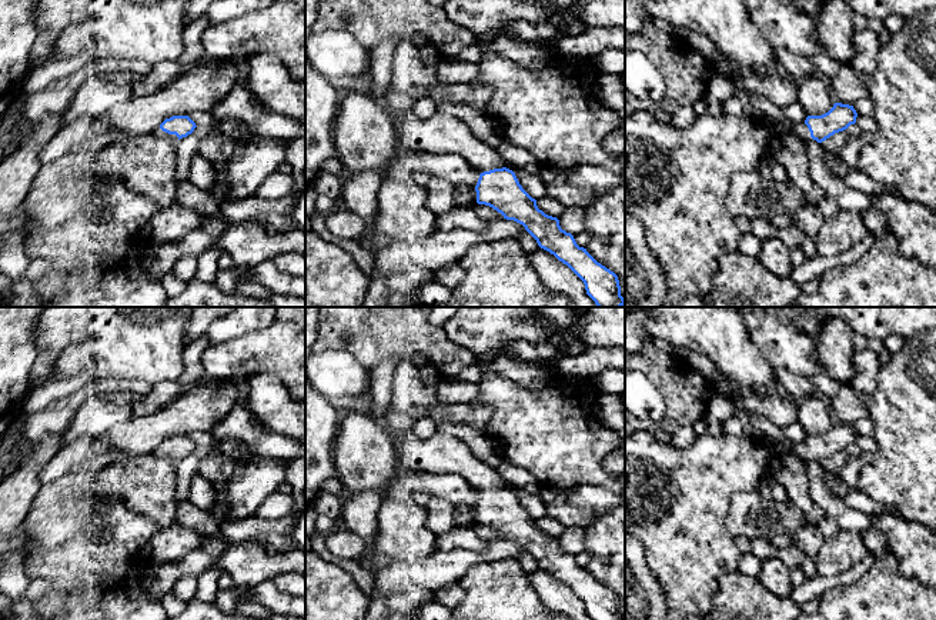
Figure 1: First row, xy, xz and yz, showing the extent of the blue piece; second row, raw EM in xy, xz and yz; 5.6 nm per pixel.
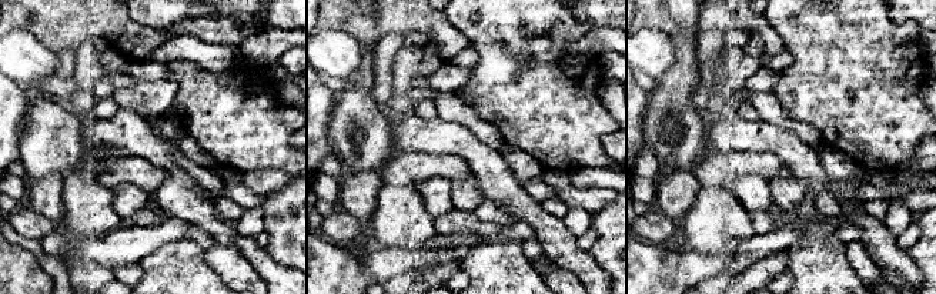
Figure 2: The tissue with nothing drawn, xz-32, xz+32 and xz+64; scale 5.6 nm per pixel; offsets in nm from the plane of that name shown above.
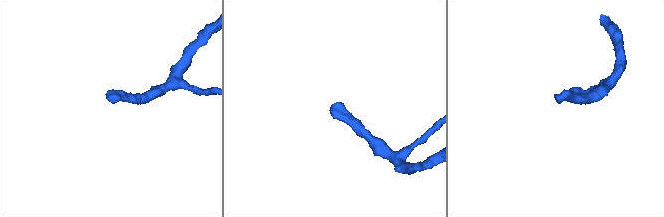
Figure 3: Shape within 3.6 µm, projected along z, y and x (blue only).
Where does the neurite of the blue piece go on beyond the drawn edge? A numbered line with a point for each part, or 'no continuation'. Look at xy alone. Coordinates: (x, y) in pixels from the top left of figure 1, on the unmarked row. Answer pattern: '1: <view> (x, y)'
1: xy (159, 453)

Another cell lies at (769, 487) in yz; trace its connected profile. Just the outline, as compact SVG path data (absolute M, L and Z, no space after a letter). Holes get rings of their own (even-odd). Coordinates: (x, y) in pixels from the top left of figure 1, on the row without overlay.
M770 470L766 471L758 486L759 493L769 500L776 503L785 503L788 497L788 491L785 487L772 476Z

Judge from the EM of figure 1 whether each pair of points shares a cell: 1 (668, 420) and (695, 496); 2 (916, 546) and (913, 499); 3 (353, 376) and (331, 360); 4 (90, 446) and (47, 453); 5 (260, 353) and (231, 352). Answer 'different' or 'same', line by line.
1: different
2: different
3: same
4: different
5: same

